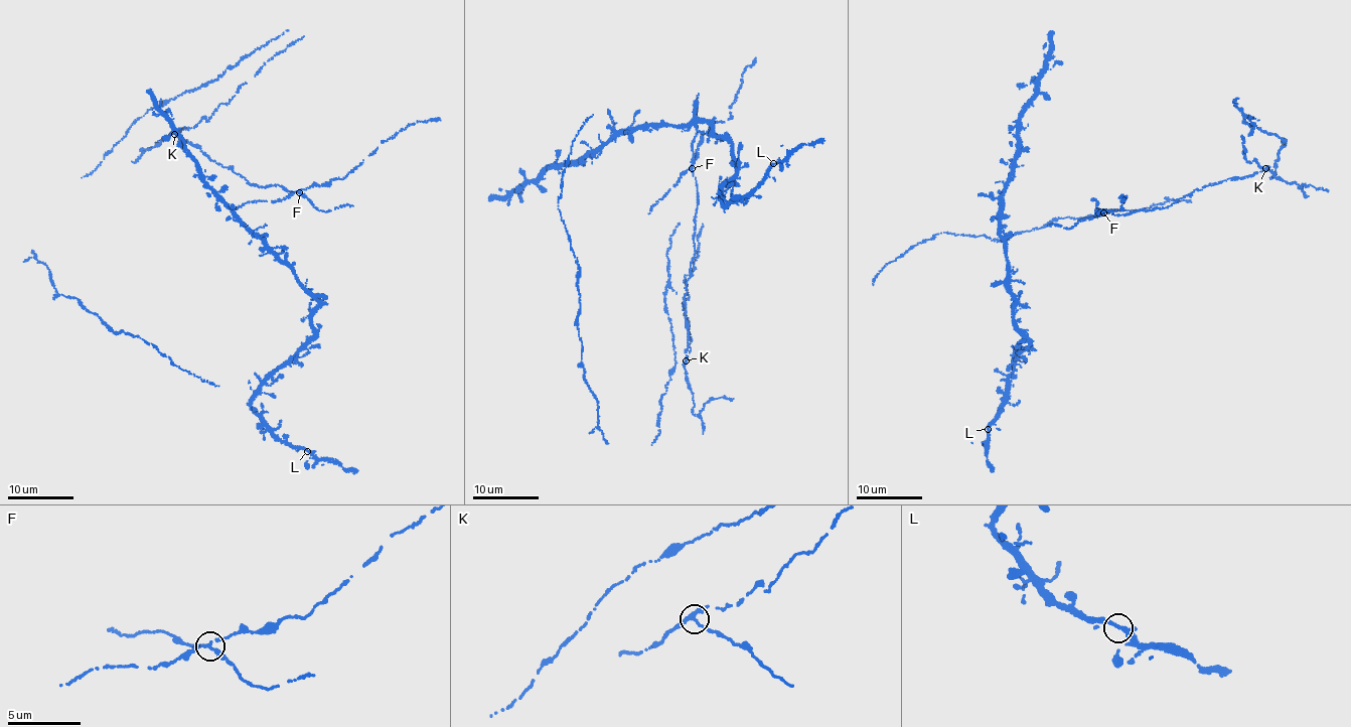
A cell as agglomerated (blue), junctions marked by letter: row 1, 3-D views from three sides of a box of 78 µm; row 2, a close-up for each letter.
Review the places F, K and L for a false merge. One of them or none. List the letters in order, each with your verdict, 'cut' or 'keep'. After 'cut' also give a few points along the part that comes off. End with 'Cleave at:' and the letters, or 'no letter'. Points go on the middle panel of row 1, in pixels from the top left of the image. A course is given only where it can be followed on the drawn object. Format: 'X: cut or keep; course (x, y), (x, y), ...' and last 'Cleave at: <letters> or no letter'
F: cut; course (692, 167), (702, 136), (710, 126), (730, 118), (743, 73), (756, 57)
K: keep
L: keep
Cleave at: F

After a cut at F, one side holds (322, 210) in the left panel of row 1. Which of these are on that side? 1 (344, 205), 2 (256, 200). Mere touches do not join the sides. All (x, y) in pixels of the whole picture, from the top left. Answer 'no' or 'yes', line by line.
1: yes
2: no

